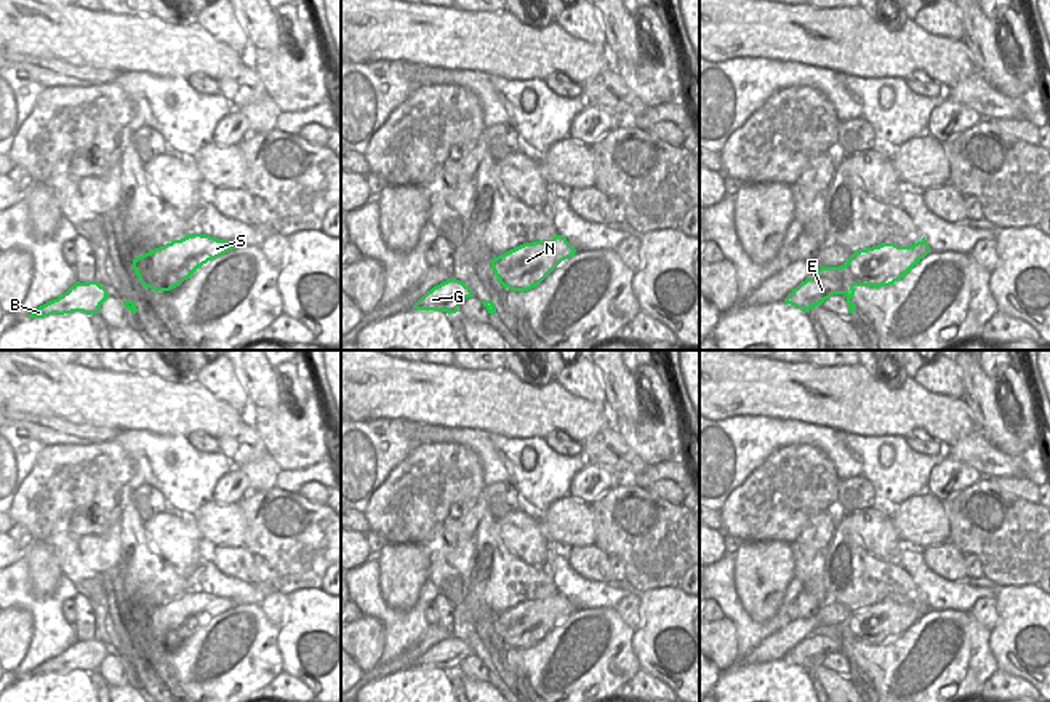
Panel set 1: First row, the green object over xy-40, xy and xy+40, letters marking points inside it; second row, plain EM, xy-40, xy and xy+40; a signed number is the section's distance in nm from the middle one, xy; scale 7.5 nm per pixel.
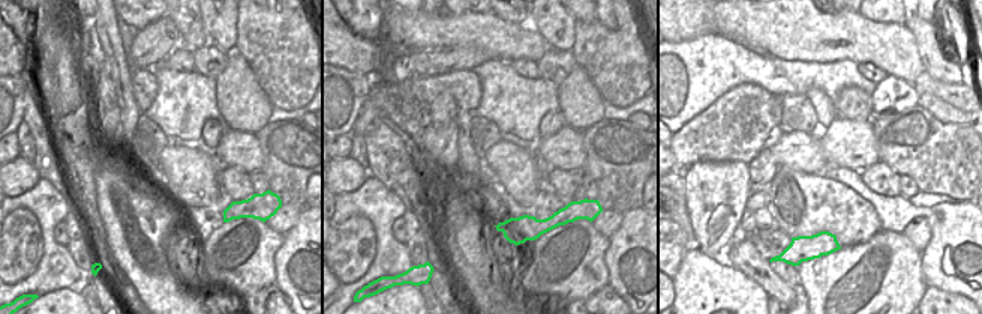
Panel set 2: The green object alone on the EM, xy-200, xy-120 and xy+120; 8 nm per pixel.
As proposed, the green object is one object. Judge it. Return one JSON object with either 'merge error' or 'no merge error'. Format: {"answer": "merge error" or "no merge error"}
{"answer": "merge error"}

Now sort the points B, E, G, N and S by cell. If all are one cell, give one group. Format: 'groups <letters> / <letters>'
groups B E G / N S

